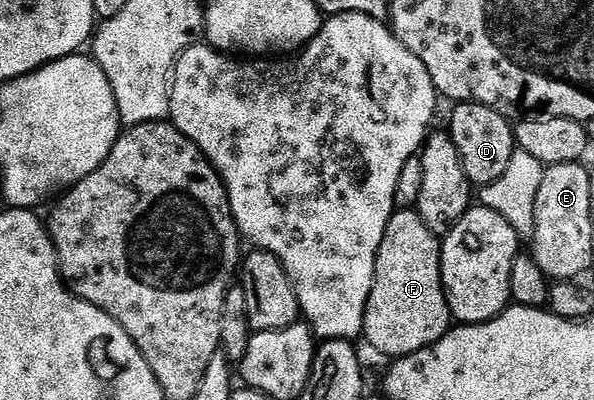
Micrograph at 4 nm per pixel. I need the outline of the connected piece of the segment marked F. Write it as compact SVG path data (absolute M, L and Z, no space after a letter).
M418 209L396 210L377 252L375 279L365 308L363 334L387 360L432 346L452 329L453 319L441 276L441 242L421 220Z

